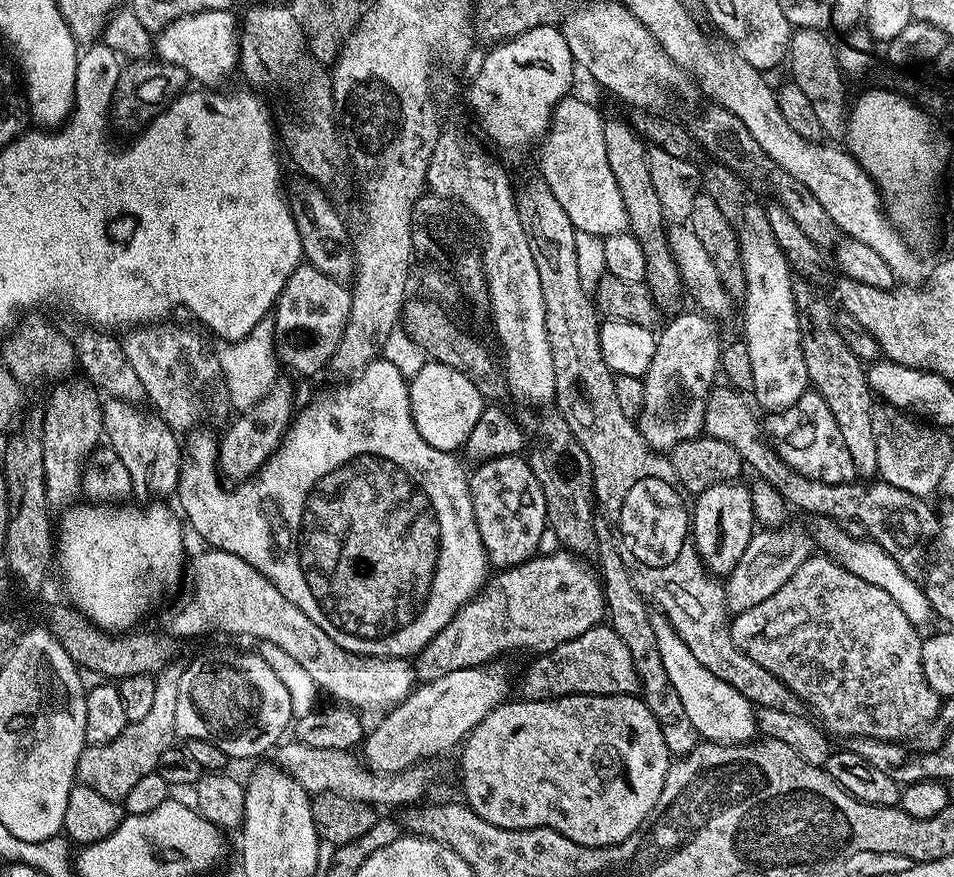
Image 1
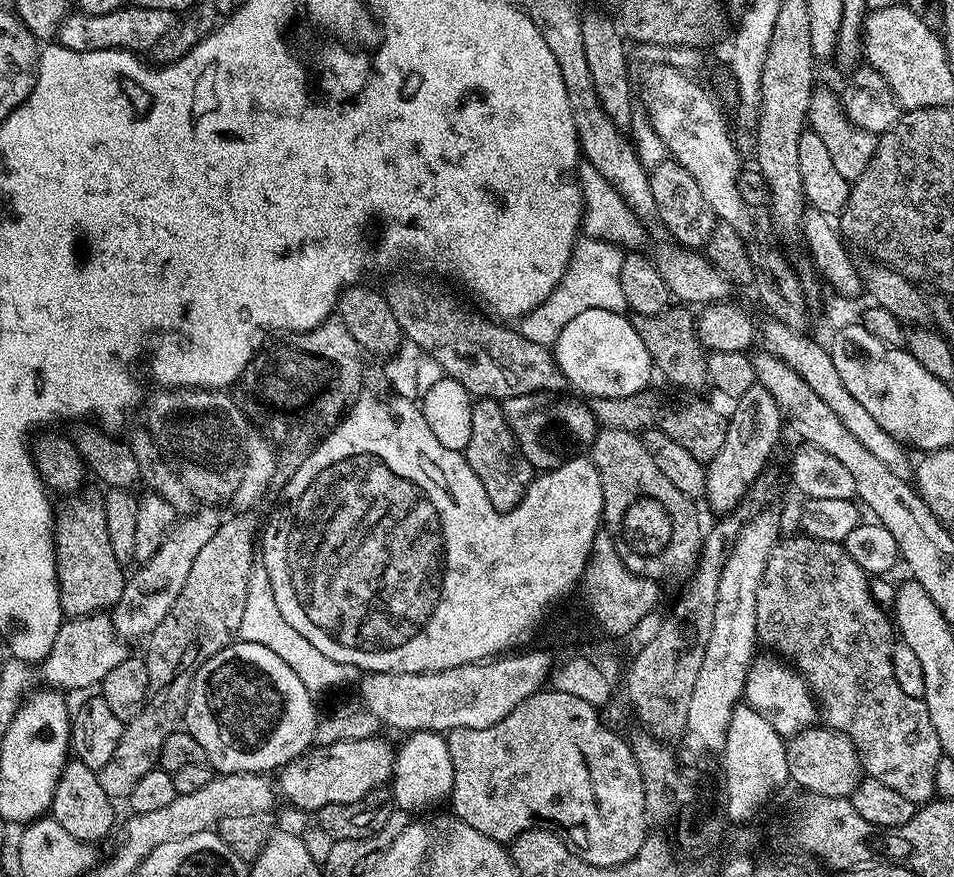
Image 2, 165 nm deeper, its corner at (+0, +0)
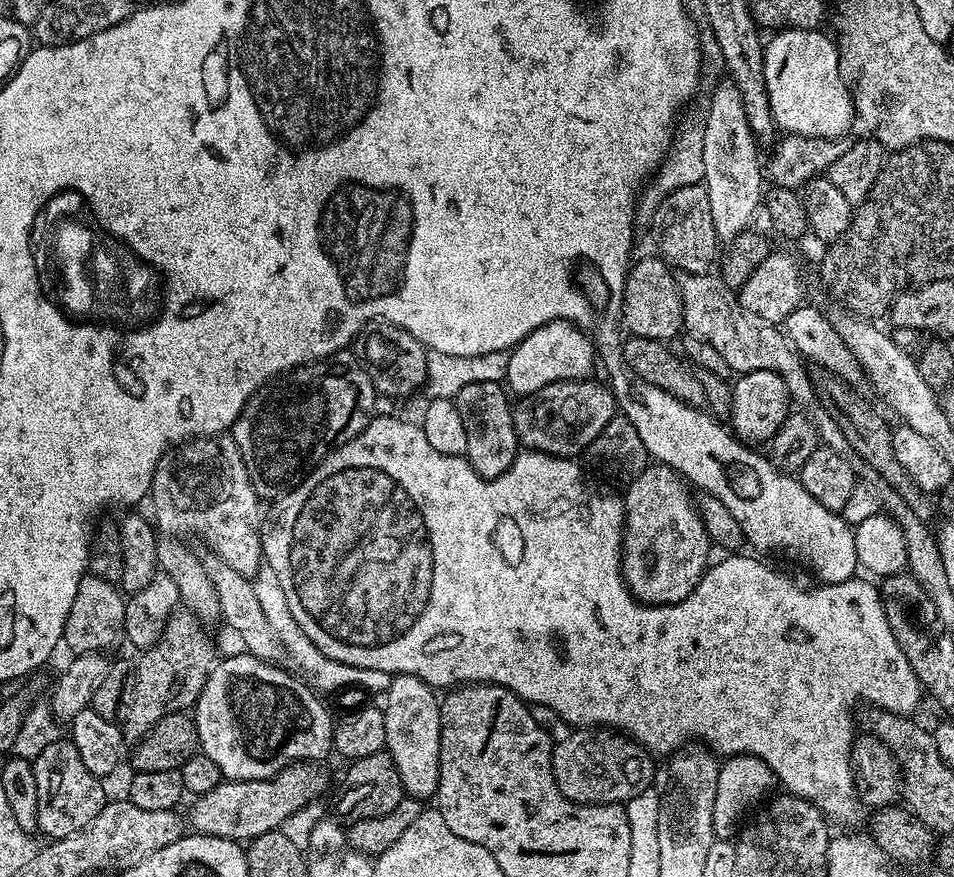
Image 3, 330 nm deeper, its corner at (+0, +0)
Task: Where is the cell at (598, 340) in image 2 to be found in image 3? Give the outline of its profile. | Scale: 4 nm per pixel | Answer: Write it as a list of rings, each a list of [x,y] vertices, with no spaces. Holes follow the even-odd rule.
[[[552,320],[509,351],[504,380],[513,395],[525,397],[554,382],[587,379],[593,375],[594,366],[596,368],[596,346],[591,337],[568,320]]]

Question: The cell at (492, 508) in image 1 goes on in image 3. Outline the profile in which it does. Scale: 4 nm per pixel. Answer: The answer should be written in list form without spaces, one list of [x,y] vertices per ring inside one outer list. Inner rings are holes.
[[[474,382],[471,386],[462,386],[454,397],[458,406],[458,414],[462,414],[462,427],[466,430],[466,459],[484,480],[497,480],[506,470],[510,470],[512,463],[518,455],[518,441],[514,430],[514,418],[512,417],[513,401],[510,399],[505,385],[501,382]]]

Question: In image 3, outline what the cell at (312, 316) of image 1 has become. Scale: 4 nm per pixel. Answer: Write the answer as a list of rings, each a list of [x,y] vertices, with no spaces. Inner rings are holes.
[[[352,350],[337,352],[329,360],[318,360],[315,364],[293,368],[291,372],[285,372],[259,388],[248,399],[240,411],[240,417],[230,429],[232,440],[242,454],[242,462],[246,462],[246,474],[250,474],[252,489],[257,497],[275,502],[292,488],[297,488],[334,448],[342,447],[366,430],[372,417],[377,415],[376,401],[378,395],[368,371]]]

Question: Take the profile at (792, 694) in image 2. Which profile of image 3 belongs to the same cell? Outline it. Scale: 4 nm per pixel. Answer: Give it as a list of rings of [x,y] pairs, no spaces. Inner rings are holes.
[[[377,414],[377,415],[375,415],[375,416],[373,416],[373,417],[372,417],[372,421],[371,421],[371,422],[370,422],[370,423],[368,423],[368,425],[367,425],[367,426],[366,426],[366,430],[362,430],[362,434],[358,434],[358,435],[357,435],[357,436],[355,436],[355,437],[354,437],[354,439],[353,439],[353,440],[351,440],[351,441],[350,441],[350,442],[346,442],[346,443],[345,443],[345,444],[343,444],[343,445],[342,445],[342,447],[340,447],[340,448],[334,448],[334,449],[333,449],[333,450],[332,450],[332,452],[331,452],[331,454],[330,454],[330,455],[329,455],[329,456],[327,456],[327,457],[326,457],[326,458],[325,458],[325,459],[324,459],[324,461],[322,461],[322,462],[321,462],[321,464],[320,464],[320,465],[318,465],[318,467],[317,467],[317,468],[315,468],[315,470],[314,470],[314,471],[312,471],[312,472],[309,472],[309,474],[308,474],[308,476],[307,476],[307,478],[306,478],[306,479],[305,479],[305,480],[304,480],[304,481],[303,481],[303,482],[301,482],[301,483],[300,483],[300,485],[298,485],[298,487],[297,487],[297,488],[292,488],[292,489],[291,489],[291,490],[289,490],[289,491],[288,491],[288,493],[286,493],[286,494],[285,494],[285,496],[282,496],[282,497],[280,497],[280,499],[279,499],[279,500],[277,500],[277,501],[275,501],[275,503],[273,503],[273,504],[272,504],[272,505],[271,505],[271,507],[269,507],[269,508],[272,508],[272,509],[270,509],[270,510],[269,510],[269,512],[268,512],[268,509],[267,509],[267,511],[265,511],[265,512],[264,512],[264,513],[263,513],[263,516],[262,516],[262,523],[261,523],[261,525],[260,525],[260,541],[261,541],[261,542],[262,542],[262,550],[263,550],[263,551],[264,551],[264,555],[263,555],[263,559],[264,559],[264,560],[265,560],[265,561],[266,561],[266,566],[267,566],[267,568],[269,568],[269,569],[270,569],[270,570],[274,570],[274,574],[278,574],[278,582],[279,582],[279,583],[280,583],[280,584],[281,584],[281,586],[282,586],[282,591],[283,591],[283,592],[285,592],[285,594],[286,594],[286,602],[290,602],[290,614],[294,614],[294,622],[298,622],[298,626],[302,626],[302,630],[306,630],[306,638],[310,638],[310,642],[314,642],[314,646],[318,646],[318,650],[322,650],[322,654],[326,654],[326,655],[327,655],[327,656],[329,656],[329,657],[330,657],[330,658],[334,658],[334,659],[335,659],[335,660],[337,660],[337,661],[338,661],[338,662],[342,662],[342,663],[343,663],[343,664],[349,664],[349,665],[350,665],[350,666],[358,666],[358,667],[359,667],[359,668],[365,668],[365,669],[366,669],[366,670],[386,670],[386,671],[387,671],[387,672],[391,672],[391,673],[393,673],[393,674],[397,674],[397,673],[400,673],[400,674],[402,674],[402,675],[414,675],[414,676],[416,676],[416,677],[418,677],[418,678],[419,678],[419,679],[422,679],[422,680],[424,680],[424,681],[425,681],[425,683],[427,683],[427,684],[428,684],[428,685],[429,685],[429,687],[431,687],[431,688],[432,688],[432,689],[433,689],[433,690],[441,690],[441,689],[440,689],[440,688],[444,688],[444,689],[443,689],[443,690],[448,690],[448,689],[451,689],[451,688],[452,688],[452,687],[453,687],[453,686],[463,686],[463,685],[465,685],[465,684],[467,684],[467,683],[469,683],[469,682],[475,682],[475,683],[478,683],[478,684],[500,684],[500,685],[501,685],[501,686],[503,686],[503,687],[504,687],[504,688],[509,688],[509,690],[511,690],[511,692],[512,692],[512,693],[513,693],[513,694],[515,694],[515,696],[518,696],[518,697],[520,697],[520,699],[521,699],[521,700],[523,700],[523,701],[525,701],[525,702],[527,702],[527,703],[528,703],[528,704],[529,704],[529,705],[532,705],[532,706],[537,706],[537,705],[536,705],[536,704],[545,704],[545,706],[546,706],[546,707],[548,707],[548,708],[549,708],[549,710],[550,710],[550,711],[552,711],[552,712],[557,712],[557,714],[558,714],[558,715],[560,715],[560,716],[561,716],[561,718],[562,718],[562,719],[564,719],[564,720],[565,720],[565,722],[566,722],[566,723],[568,723],[568,724],[572,724],[572,725],[568,725],[568,726],[575,726],[575,727],[576,727],[576,728],[577,728],[577,729],[580,729],[580,730],[596,730],[596,729],[599,729],[599,728],[600,728],[600,727],[601,727],[601,726],[607,726],[607,727],[608,727],[608,728],[609,728],[609,729],[612,729],[612,730],[615,730],[615,731],[616,731],[616,732],[617,732],[617,733],[620,733],[620,734],[623,734],[623,735],[625,735],[625,736],[627,736],[627,737],[629,737],[629,738],[631,738],[631,739],[633,739],[633,740],[635,740],[635,741],[636,741],[636,743],[637,743],[637,744],[639,744],[639,745],[640,745],[640,747],[642,747],[642,748],[645,748],[645,749],[646,749],[646,750],[647,750],[647,752],[649,752],[649,754],[651,754],[651,755],[652,755],[652,756],[653,756],[653,757],[656,757],[656,758],[661,758],[661,757],[660,757],[660,756],[665,756],[665,758],[668,758],[668,757],[671,757],[671,756],[672,756],[672,755],[673,755],[673,754],[675,754],[675,753],[677,753],[677,752],[679,752],[679,751],[680,751],[680,749],[681,749],[681,748],[683,748],[683,747],[685,747],[685,745],[687,745],[687,744],[688,744],[688,743],[689,743],[689,742],[699,742],[699,743],[701,743],[701,744],[703,744],[703,745],[705,745],[705,746],[707,746],[707,747],[708,747],[708,748],[709,748],[709,749],[711,749],[711,751],[712,751],[712,752],[713,752],[713,753],[716,753],[716,754],[719,754],[719,755],[720,755],[720,756],[721,756],[721,757],[724,757],[724,758],[727,758],[727,757],[730,757],[730,756],[758,756],[758,757],[760,757],[760,759],[762,759],[762,760],[764,760],[764,761],[765,761],[765,762],[766,762],[766,766],[770,766],[770,770],[771,770],[771,771],[772,771],[772,774],[773,774],[773,777],[775,777],[775,779],[776,779],[776,780],[777,780],[777,781],[779,781],[779,783],[780,783],[780,780],[781,780],[781,782],[782,782],[782,783],[784,783],[784,788],[785,788],[785,789],[784,789],[784,790],[783,790],[783,791],[784,791],[784,792],[785,792],[785,793],[788,793],[788,794],[791,794],[791,795],[794,795],[794,796],[800,796],[800,797],[802,797],[802,798],[803,798],[803,800],[809,800],[809,801],[810,801],[810,802],[811,802],[811,804],[812,804],[812,805],[814,805],[814,806],[815,806],[815,808],[819,808],[819,809],[820,809],[820,811],[821,811],[821,812],[823,812],[823,813],[824,813],[824,815],[825,815],[825,817],[827,817],[827,819],[828,819],[828,820],[829,820],[829,821],[832,821],[832,822],[835,822],[835,820],[852,820],[852,819],[854,819],[854,818],[855,818],[855,816],[856,816],[856,815],[858,815],[858,814],[859,814],[859,812],[860,812],[860,808],[861,808],[861,809],[862,809],[862,804],[861,804],[861,801],[860,801],[860,800],[859,800],[859,799],[857,799],[857,797],[856,797],[856,795],[857,795],[857,790],[856,790],[856,786],[855,786],[855,783],[854,783],[854,769],[853,769],[853,767],[852,767],[852,745],[853,745],[853,743],[854,743],[854,731],[853,731],[853,732],[852,732],[852,703],[854,703],[854,702],[855,702],[855,700],[860,700],[860,699],[864,699],[864,700],[869,700],[869,702],[870,702],[870,703],[872,703],[872,704],[877,704],[877,705],[876,705],[876,706],[875,706],[875,707],[876,707],[876,708],[877,708],[877,709],[880,709],[880,710],[883,710],[883,711],[886,711],[886,712],[895,712],[895,713],[897,713],[897,714],[912,714],[912,711],[914,711],[914,710],[915,710],[915,708],[916,708],[916,703],[918,703],[918,702],[919,702],[919,700],[920,700],[920,696],[921,696],[921,697],[922,697],[922,685],[921,685],[921,682],[920,682],[920,679],[918,679],[918,677],[916,677],[916,675],[915,675],[915,674],[914,674],[914,670],[913,670],[913,669],[912,669],[912,667],[911,667],[911,666],[910,666],[910,662],[906,662],[906,654],[902,654],[902,646],[898,646],[898,638],[894,638],[894,630],[892,630],[892,629],[891,629],[891,628],[890,628],[890,622],[889,622],[889,621],[888,621],[888,619],[887,619],[887,618],[886,618],[886,610],[885,610],[885,609],[884,609],[884,604],[883,604],[883,602],[882,602],[882,601],[880,601],[880,589],[879,589],[879,587],[877,587],[877,585],[876,585],[876,584],[875,584],[875,583],[874,583],[874,584],[873,584],[873,585],[872,585],[872,584],[871,584],[871,582],[870,582],[870,581],[868,581],[868,580],[860,580],[860,578],[853,578],[853,579],[850,579],[850,580],[848,580],[848,581],[842,581],[842,582],[838,582],[838,583],[837,583],[837,584],[825,584],[825,583],[821,583],[821,584],[820,584],[820,585],[819,585],[819,586],[817,586],[817,587],[818,587],[818,588],[799,588],[799,586],[798,586],[798,585],[796,585],[796,584],[795,584],[795,582],[794,582],[794,581],[792,581],[792,580],[791,580],[791,578],[790,578],[790,577],[788,577],[788,576],[783,576],[783,574],[782,574],[782,573],[780,573],[780,572],[775,572],[775,570],[774,570],[774,569],[772,569],[772,568],[771,568],[771,566],[770,566],[770,565],[768,565],[768,564],[763,564],[763,562],[762,562],[762,561],[760,561],[760,560],[755,560],[755,558],[754,558],[754,557],[752,557],[752,556],[740,556],[740,555],[744,555],[744,554],[728,554],[728,555],[725,555],[725,556],[724,556],[724,557],[723,557],[723,558],[724,558],[724,559],[725,559],[725,560],[720,560],[720,561],[718,561],[718,562],[717,562],[717,564],[716,564],[716,561],[715,561],[715,563],[713,563],[713,564],[712,564],[712,565],[711,565],[711,567],[709,567],[709,568],[708,568],[708,569],[707,569],[707,571],[705,571],[705,573],[704,573],[704,577],[703,577],[703,578],[701,578],[701,580],[700,580],[700,581],[699,581],[699,582],[697,582],[697,583],[696,583],[696,589],[695,589],[695,590],[694,590],[694,591],[692,591],[692,592],[691,592],[691,594],[689,594],[689,596],[688,596],[688,597],[686,597],[686,599],[685,599],[685,600],[683,600],[683,601],[682,601],[682,602],[678,602],[678,603],[677,603],[677,604],[642,604],[642,603],[640,603],[640,601],[639,601],[639,600],[637,600],[637,599],[636,599],[636,597],[635,597],[635,596],[633,596],[633,594],[632,594],[632,592],[631,592],[631,591],[630,591],[630,590],[629,590],[629,588],[628,588],[628,584],[627,584],[627,583],[626,583],[626,581],[625,581],[625,580],[624,580],[624,571],[623,571],[623,570],[621,570],[621,568],[620,568],[620,554],[621,554],[621,551],[622,551],[622,549],[623,549],[623,547],[624,547],[624,502],[623,502],[623,499],[621,499],[621,497],[620,497],[620,496],[619,496],[619,495],[617,495],[617,496],[615,496],[615,494],[614,494],[614,493],[612,493],[612,492],[599,492],[599,490],[598,490],[598,489],[596,489],[596,488],[595,488],[595,486],[594,486],[594,485],[592,485],[592,484],[591,484],[591,482],[590,482],[590,481],[588,481],[588,480],[587,480],[587,478],[586,478],[586,477],[584,477],[584,476],[583,476],[583,474],[582,474],[582,473],[580,473],[580,468],[579,468],[579,466],[578,466],[578,465],[576,465],[576,463],[577,463],[577,461],[576,461],[576,460],[575,460],[575,459],[572,459],[572,458],[561,458],[561,457],[558,457],[558,456],[547,456],[547,454],[545,454],[545,453],[544,453],[544,452],[534,452],[534,451],[531,451],[531,450],[524,450],[524,451],[521,451],[521,452],[520,452],[520,453],[519,453],[519,455],[517,455],[517,458],[516,458],[516,461],[515,461],[515,462],[514,462],[514,463],[512,463],[512,465],[511,465],[511,466],[510,466],[510,470],[506,470],[506,474],[502,474],[502,475],[501,475],[501,476],[499,476],[499,478],[498,478],[498,479],[497,479],[497,480],[484,480],[484,479],[483,479],[483,478],[482,478],[482,477],[480,477],[480,475],[478,475],[478,473],[476,473],[476,472],[475,472],[475,470],[474,470],[474,469],[473,469],[473,468],[472,468],[472,467],[470,467],[470,466],[469,466],[469,465],[468,465],[468,462],[467,462],[467,459],[465,459],[465,457],[462,457],[462,456],[451,456],[451,455],[450,455],[450,454],[438,454],[438,450],[434,450],[434,446],[430,446],[430,441],[429,441],[429,440],[428,440],[428,439],[427,439],[427,438],[426,438],[426,434],[425,434],[425,433],[424,433],[424,429],[423,429],[423,427],[421,427],[421,425],[420,425],[420,424],[419,424],[419,423],[416,423],[416,424],[411,424],[411,422],[410,422],[410,421],[408,421],[408,420],[399,420],[399,418],[398,418],[398,417],[396,417],[396,416],[383,416],[383,414]]]

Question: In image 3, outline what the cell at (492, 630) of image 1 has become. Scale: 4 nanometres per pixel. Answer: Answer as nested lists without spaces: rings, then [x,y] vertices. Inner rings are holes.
[[[652,462],[642,474],[627,485],[624,502],[624,547],[620,554],[620,568],[633,596],[642,604],[677,604],[696,589],[696,583],[704,577],[709,567],[710,541],[702,526],[699,507],[688,497],[686,480],[668,465]]]

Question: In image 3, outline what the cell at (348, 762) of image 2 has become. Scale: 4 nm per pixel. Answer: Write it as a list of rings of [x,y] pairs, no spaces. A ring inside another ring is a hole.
[[[316,762],[292,764],[269,780],[228,780],[195,797],[186,820],[193,833],[223,840],[247,842],[267,832],[280,830],[299,808],[315,801],[328,784],[328,776]]]

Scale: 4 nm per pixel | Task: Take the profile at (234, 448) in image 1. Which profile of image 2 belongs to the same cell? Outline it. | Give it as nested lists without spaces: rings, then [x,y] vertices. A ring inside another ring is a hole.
[[[206,506],[181,517],[164,539],[162,546],[147,562],[141,563],[133,575],[125,579],[122,597],[111,609],[110,619],[118,636],[124,640],[130,638],[143,639],[157,628],[170,608],[174,606],[182,588],[186,584],[187,575],[198,558],[199,551],[219,530],[222,523],[221,509],[216,506]]]

